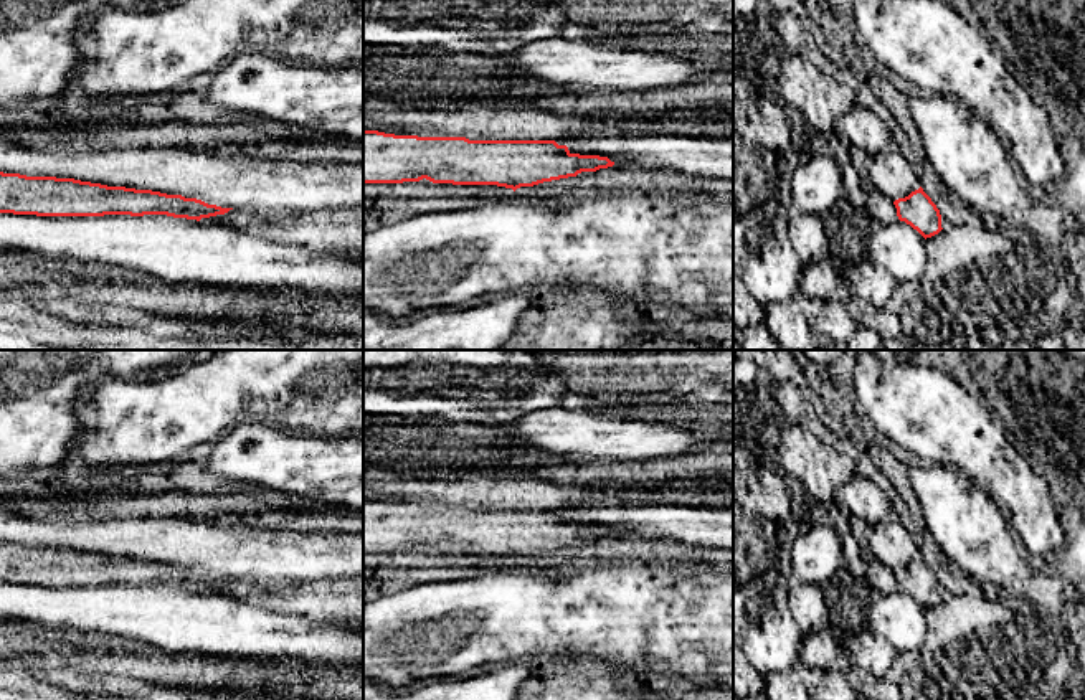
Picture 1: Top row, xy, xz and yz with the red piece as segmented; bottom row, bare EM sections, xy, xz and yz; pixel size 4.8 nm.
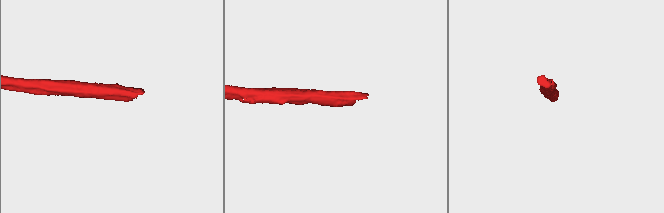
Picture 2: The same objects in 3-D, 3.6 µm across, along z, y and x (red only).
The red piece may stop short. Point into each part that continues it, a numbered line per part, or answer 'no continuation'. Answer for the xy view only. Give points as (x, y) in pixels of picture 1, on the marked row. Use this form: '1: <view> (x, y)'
no continuation

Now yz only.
no continuation

